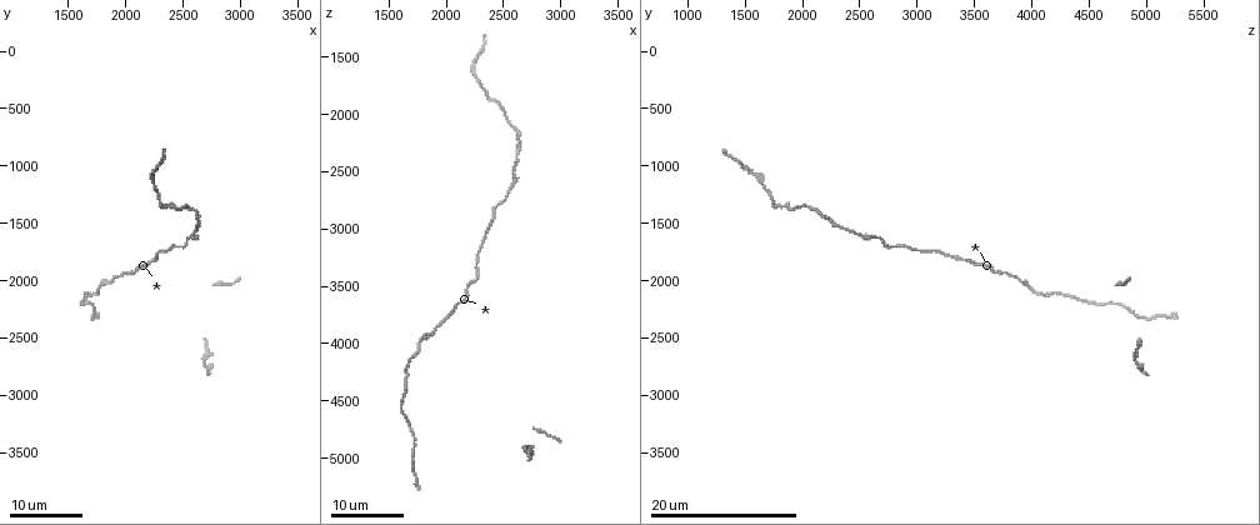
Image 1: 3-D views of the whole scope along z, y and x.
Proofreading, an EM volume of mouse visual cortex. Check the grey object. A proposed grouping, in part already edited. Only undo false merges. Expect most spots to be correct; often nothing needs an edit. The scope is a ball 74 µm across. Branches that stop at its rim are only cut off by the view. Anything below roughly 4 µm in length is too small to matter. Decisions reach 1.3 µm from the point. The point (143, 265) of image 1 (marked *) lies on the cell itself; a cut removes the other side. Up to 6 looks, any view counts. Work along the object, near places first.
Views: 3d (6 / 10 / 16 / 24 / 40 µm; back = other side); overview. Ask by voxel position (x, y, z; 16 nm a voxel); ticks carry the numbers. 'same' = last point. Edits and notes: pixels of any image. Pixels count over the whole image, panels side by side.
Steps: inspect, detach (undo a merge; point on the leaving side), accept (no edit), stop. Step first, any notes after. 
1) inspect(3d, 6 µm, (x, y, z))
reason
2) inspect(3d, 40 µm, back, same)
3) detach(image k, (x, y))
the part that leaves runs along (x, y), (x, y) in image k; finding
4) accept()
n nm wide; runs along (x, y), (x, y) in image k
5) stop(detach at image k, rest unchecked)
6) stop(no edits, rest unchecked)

inspect(3d, 24 µm, (1860, 2020, 3920))
thick turns thin

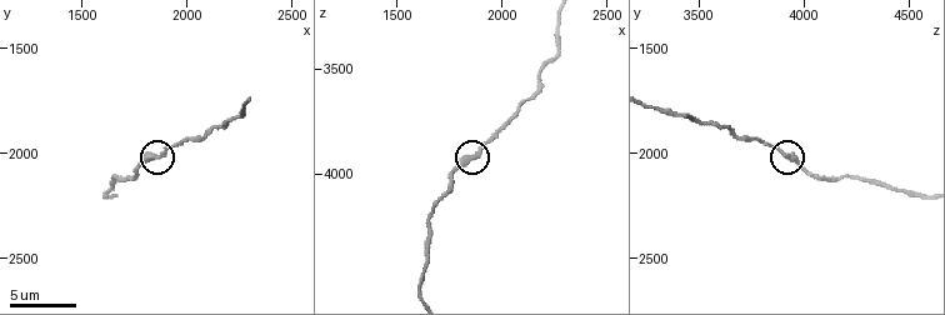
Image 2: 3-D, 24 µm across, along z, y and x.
inspect(3d, 10 µm, (1890, 1990, 3910))
closer look

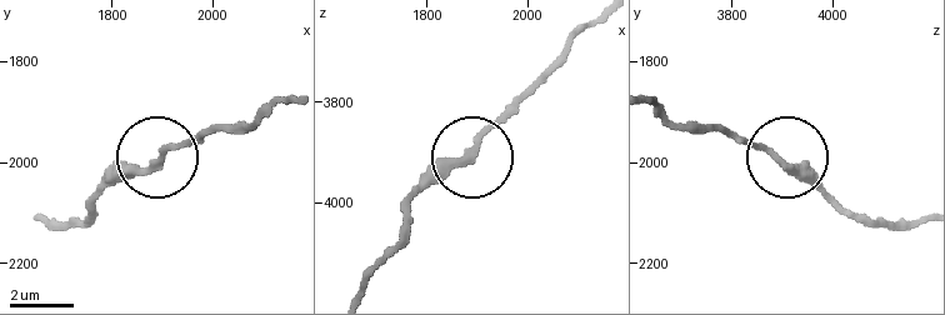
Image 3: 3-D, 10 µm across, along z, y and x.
inspect(3d, 10 µm, back, (1885, 2005, 3900))
from behind

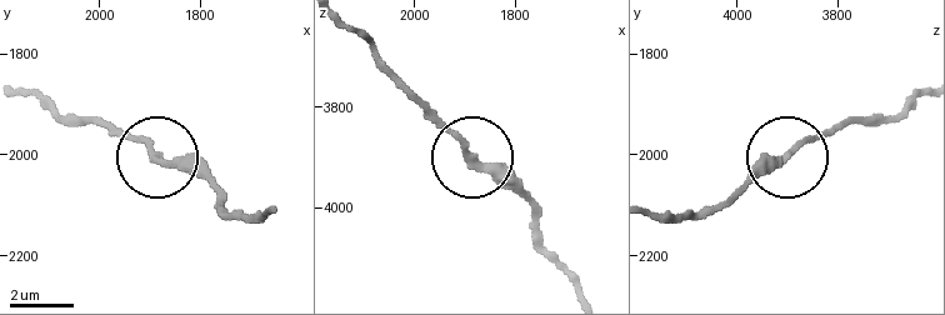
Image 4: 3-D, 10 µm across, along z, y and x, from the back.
accept()
240 nm wide; runs along (25, 90), (58, 119), (111, 125), (214, 181) in image 4; one cell here

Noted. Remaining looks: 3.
inspect(3d, 6 µm, (1700, 2120, 4130))
thick turns thin

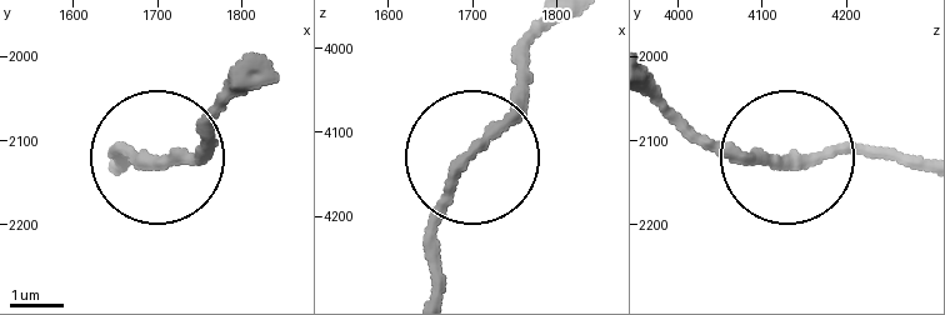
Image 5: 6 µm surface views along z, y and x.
accept()
continuous, no second cell

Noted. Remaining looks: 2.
inspect(3d, 10 µm, (2270, 1810, 3420))
narrows sharply

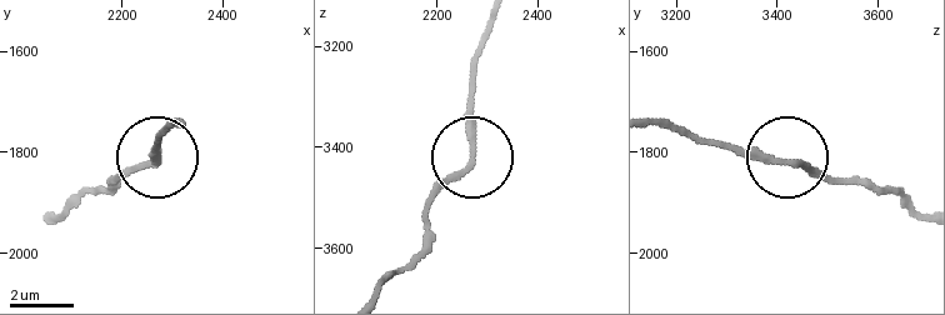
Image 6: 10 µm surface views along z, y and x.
inspect(3d, 10 µm, back, (2270, 1825, 3420))

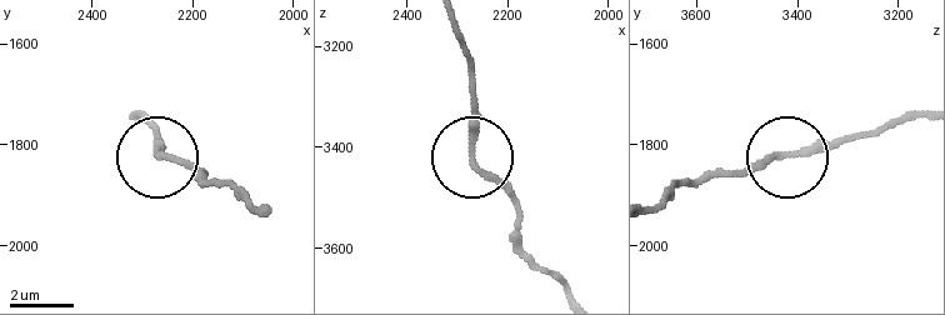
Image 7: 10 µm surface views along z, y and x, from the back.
accept()
210 nm wide; runs along (693, 178), (730, 178), (788, 154), (873, 138) in image 7; all the same cell

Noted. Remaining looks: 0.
stop(no edits, rest unchecked)

